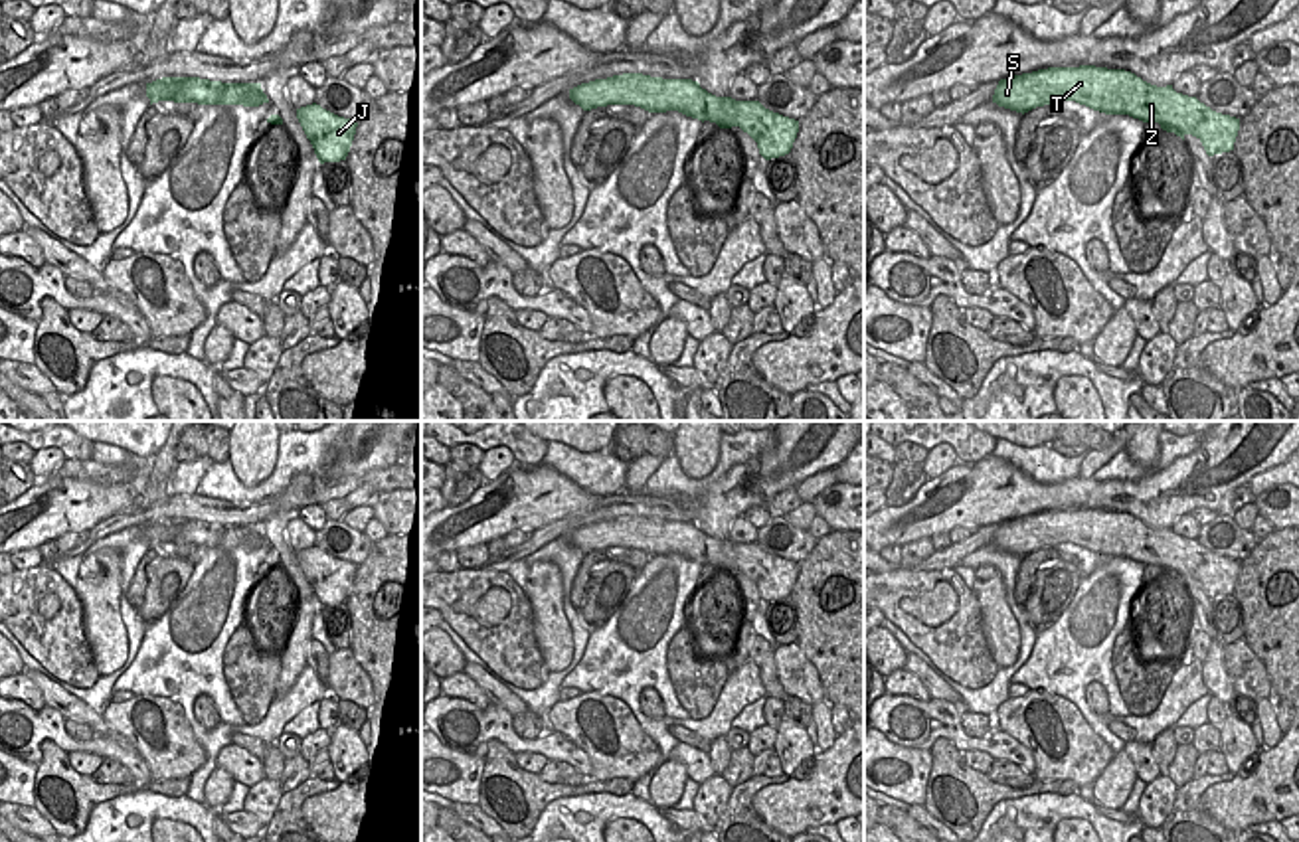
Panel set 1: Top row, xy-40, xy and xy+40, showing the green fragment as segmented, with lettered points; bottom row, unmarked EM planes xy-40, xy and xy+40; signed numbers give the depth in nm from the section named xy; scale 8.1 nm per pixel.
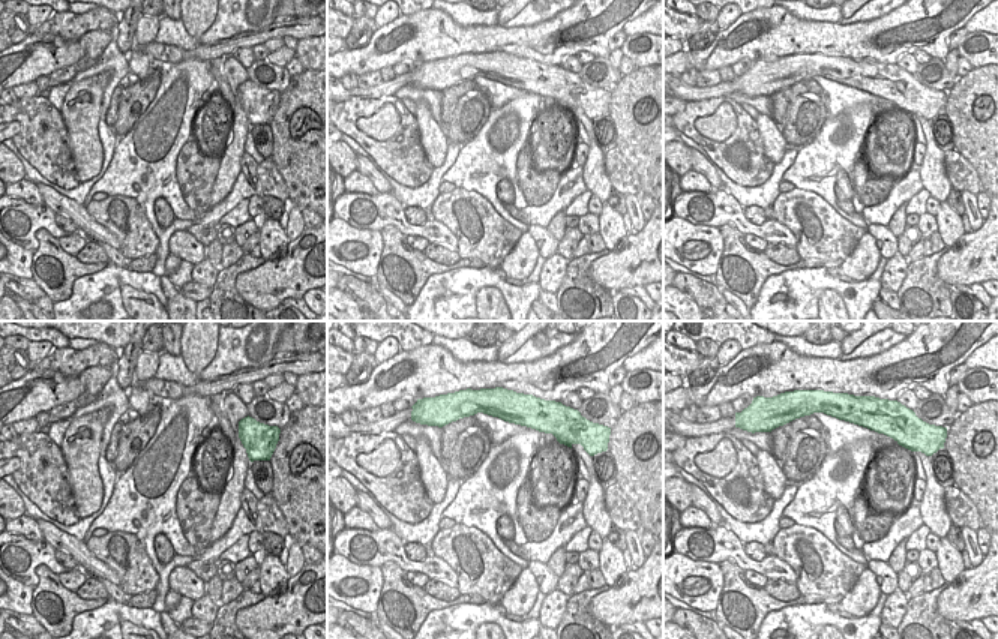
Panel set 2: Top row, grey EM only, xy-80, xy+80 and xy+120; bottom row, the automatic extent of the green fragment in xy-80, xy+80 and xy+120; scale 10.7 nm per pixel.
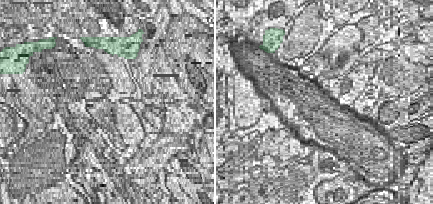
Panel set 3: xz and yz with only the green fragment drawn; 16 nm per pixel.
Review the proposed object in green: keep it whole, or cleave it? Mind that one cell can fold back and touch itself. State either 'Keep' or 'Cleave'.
Keep.

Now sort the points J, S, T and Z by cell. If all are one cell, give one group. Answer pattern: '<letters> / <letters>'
J S T Z

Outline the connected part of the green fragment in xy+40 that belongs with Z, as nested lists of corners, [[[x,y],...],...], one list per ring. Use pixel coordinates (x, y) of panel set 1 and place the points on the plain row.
[[[1048,510],[1000,522],[993,538],[993,546],[1022,557],[1060,544],[1076,544],[1105,557],[1159,565],[1163,573],[1182,583],[1192,577],[1208,599],[1234,593],[1240,573],[1240,561],[1216,555],[1196,540],[1176,536],[1172,528],[1151,528],[1125,512]]]

